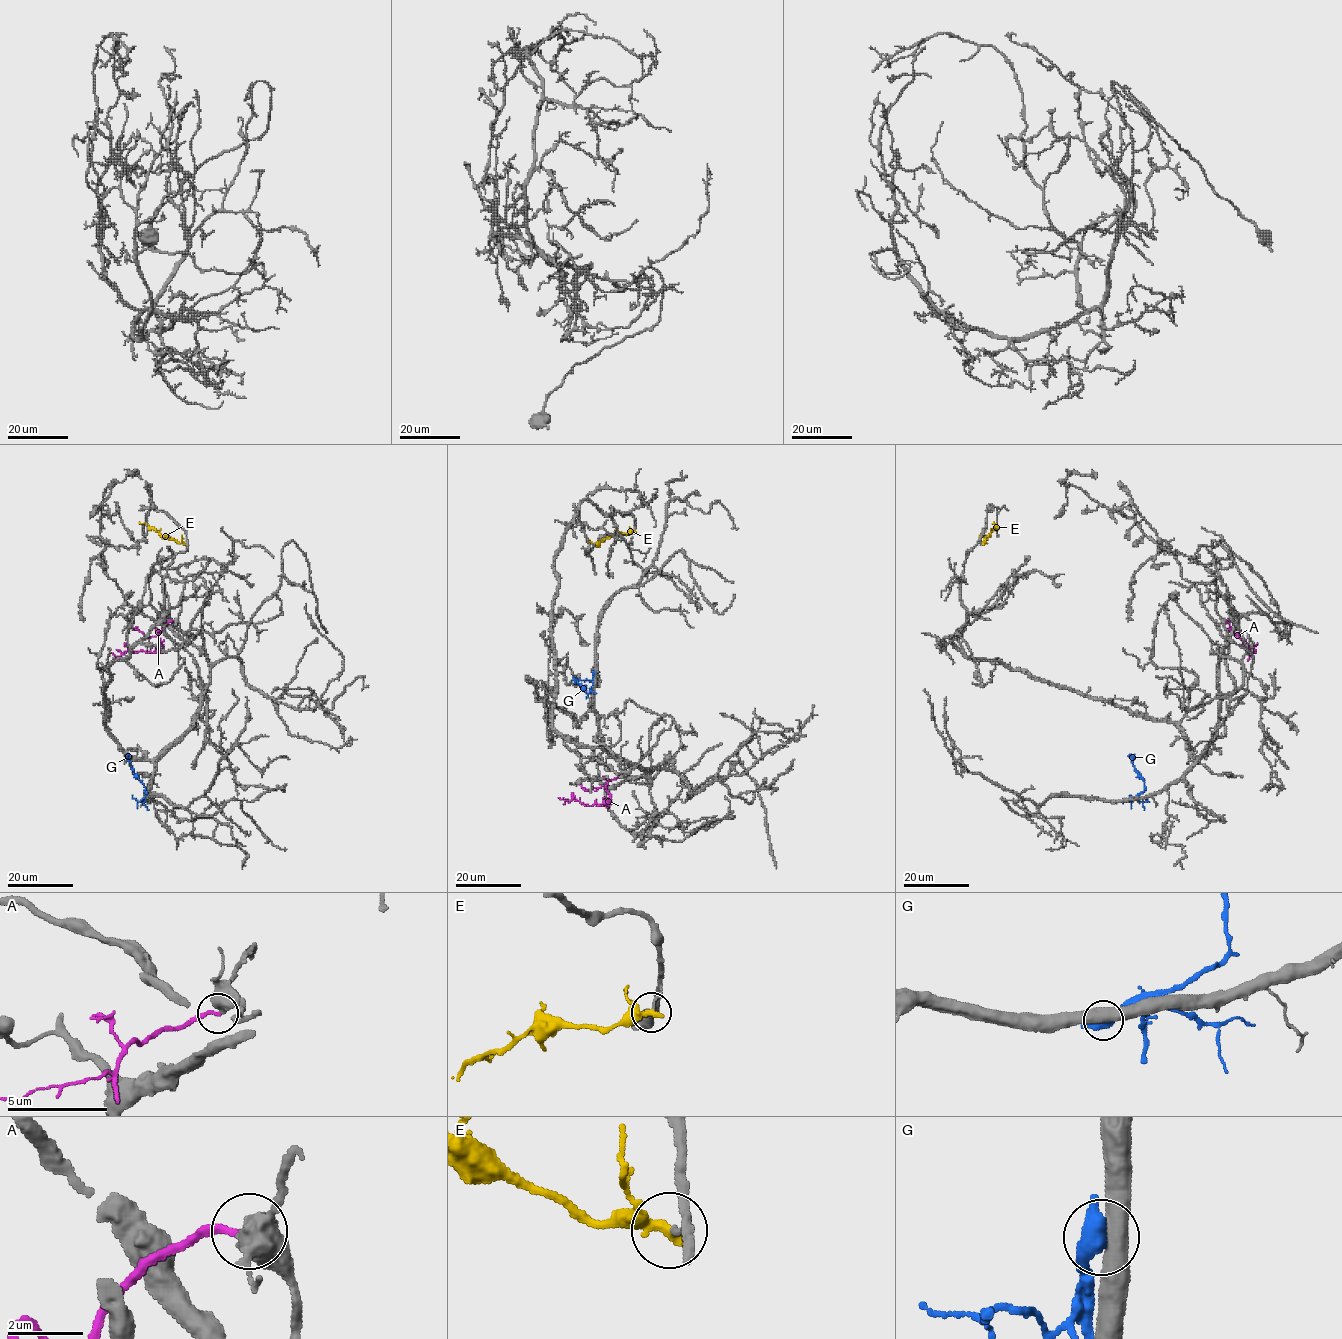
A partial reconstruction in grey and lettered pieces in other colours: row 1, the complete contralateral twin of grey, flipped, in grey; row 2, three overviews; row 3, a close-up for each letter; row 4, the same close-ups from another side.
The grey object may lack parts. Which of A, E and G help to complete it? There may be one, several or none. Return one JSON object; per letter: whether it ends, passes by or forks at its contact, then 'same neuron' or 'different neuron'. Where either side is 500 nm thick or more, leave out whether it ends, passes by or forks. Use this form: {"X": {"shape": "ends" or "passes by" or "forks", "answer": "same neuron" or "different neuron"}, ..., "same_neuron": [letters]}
{"A": {"answer": "different neuron"}, "E": {"shape": "passes by", "answer": "different neuron"}, "G": {"answer": "different neuron"}, "same_neuron": []}

